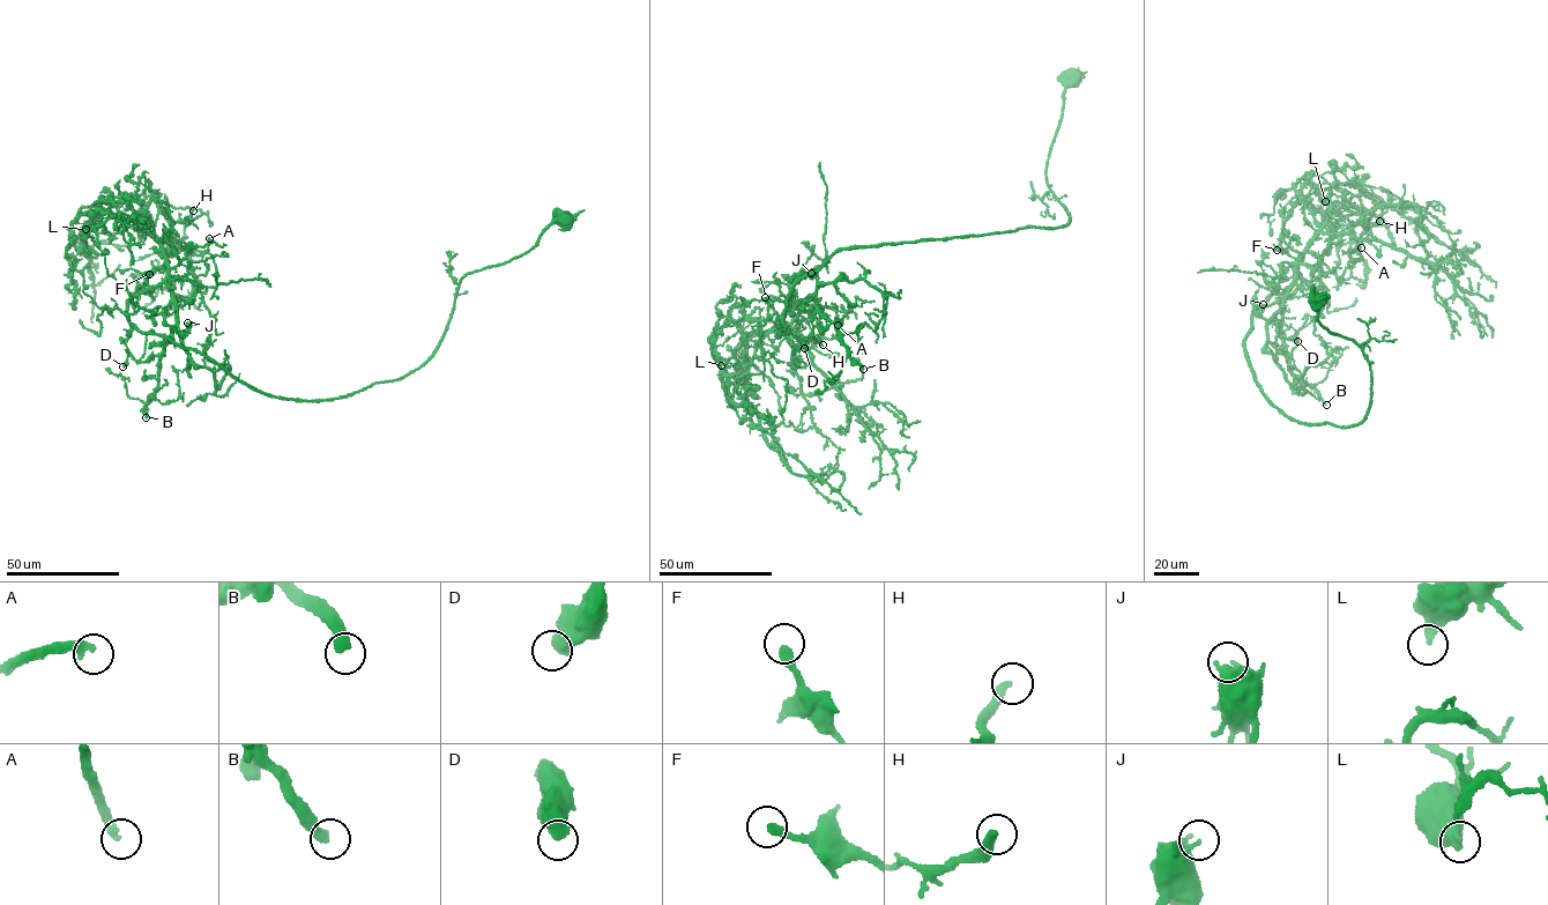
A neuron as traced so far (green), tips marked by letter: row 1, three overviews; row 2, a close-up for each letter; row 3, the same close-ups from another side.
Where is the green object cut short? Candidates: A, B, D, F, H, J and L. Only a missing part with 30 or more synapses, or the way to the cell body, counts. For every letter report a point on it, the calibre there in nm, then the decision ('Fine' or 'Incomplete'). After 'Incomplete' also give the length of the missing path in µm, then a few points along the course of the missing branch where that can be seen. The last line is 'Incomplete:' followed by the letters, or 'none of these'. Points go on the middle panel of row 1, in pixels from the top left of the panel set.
A: Place: (838, 325). Thickness 320 nm. Fine
B: Place: (863, 369). Thickness 400 nm. Incomplete. Missing length about 80 µm. Course of what is missing: (863, 369), (858, 437), (847, 465), (834, 468), (827, 459), (816, 457), (805, 447), (803, 436)
D: Place: (804, 348). Thickness 600 nm. Fine
F: Place: (765, 297). Thickness 280 nm. Fine
H: Place: (823, 345). Thickness 320 nm. Fine
J: Place: (811, 273). Thickness 260 nm. Fine
L: Place: (721, 365). Thickness 380 nm. Fine
Incomplete: B

